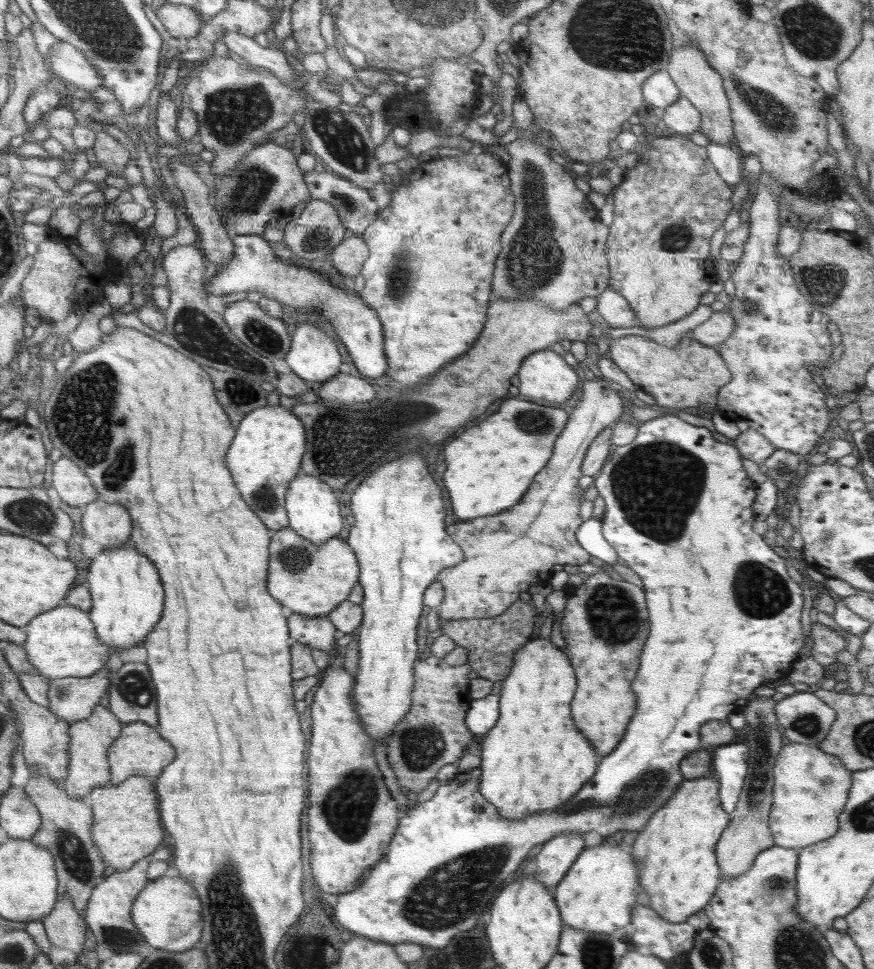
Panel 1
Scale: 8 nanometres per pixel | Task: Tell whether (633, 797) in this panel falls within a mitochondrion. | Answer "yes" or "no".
yes

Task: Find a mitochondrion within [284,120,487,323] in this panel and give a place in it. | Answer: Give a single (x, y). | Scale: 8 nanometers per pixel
(399, 266)

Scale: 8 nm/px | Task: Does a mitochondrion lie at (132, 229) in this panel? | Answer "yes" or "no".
no

